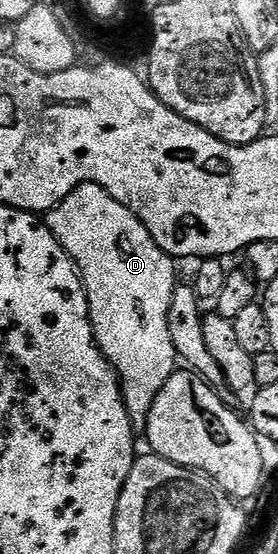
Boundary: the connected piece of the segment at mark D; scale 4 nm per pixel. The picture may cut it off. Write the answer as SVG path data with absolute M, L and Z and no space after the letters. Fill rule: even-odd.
M79 184L58 207L47 212L46 223L77 266L88 295L88 313L92 319L96 344L116 369L133 430L137 434L143 433L148 426L150 406L154 406L154 398L158 398L158 390L162 390L162 386L166 386L168 379L178 370L178 357L174 342L170 342L168 321L170 298L174 298L178 283L177 261L156 245L144 223L133 212L126 210L122 202L115 200L97 184Z

